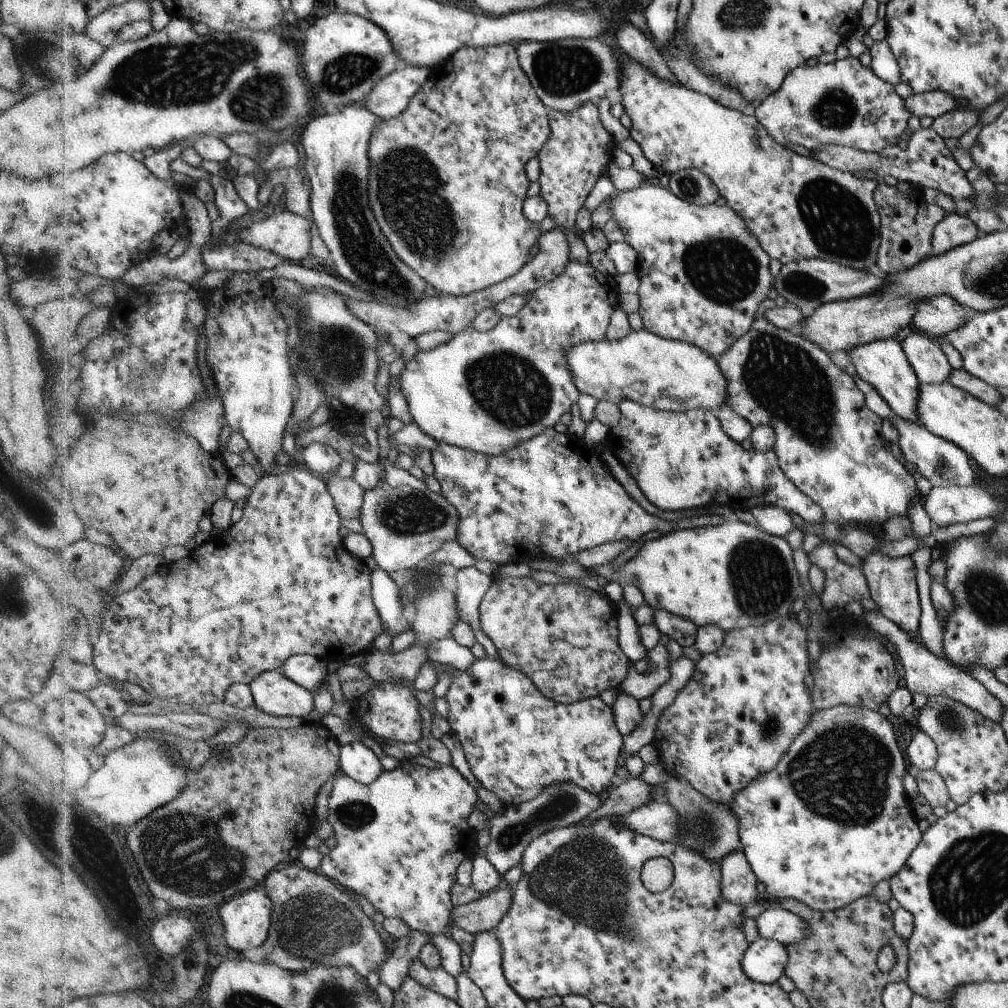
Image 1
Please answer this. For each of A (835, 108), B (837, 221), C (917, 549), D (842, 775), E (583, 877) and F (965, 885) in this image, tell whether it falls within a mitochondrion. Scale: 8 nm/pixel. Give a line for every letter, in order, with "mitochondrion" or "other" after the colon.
A: mitochondrion
B: mitochondrion
C: other
D: mitochondrion
E: mitochondrion
F: mitochondrion

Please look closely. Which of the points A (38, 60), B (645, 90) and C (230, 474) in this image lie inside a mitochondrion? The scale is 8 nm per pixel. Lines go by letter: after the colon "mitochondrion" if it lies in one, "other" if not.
A: mitochondrion
B: other
C: other

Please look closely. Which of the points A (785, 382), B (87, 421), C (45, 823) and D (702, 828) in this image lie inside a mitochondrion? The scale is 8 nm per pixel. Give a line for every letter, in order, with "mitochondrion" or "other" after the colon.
A: mitochondrion
B: other
C: other
D: mitochondrion

